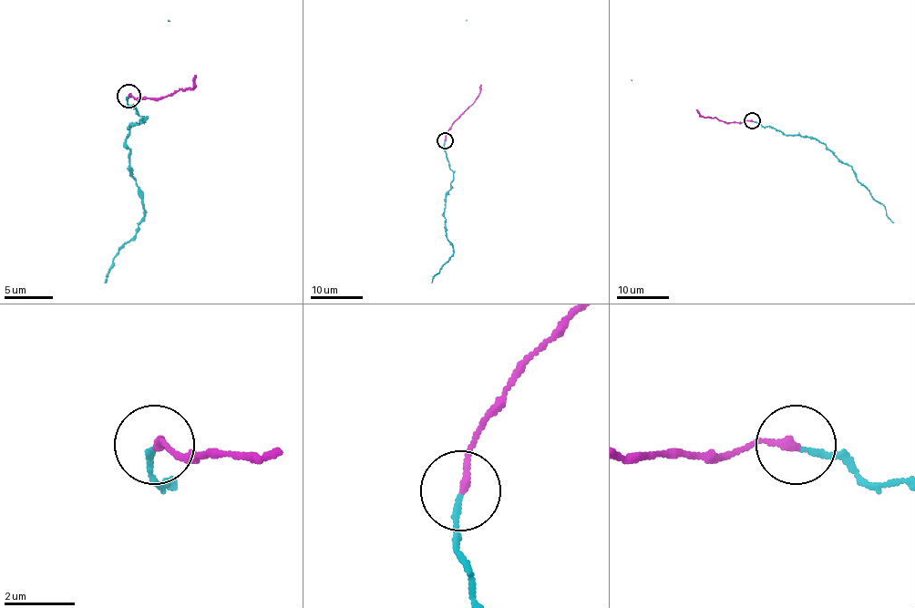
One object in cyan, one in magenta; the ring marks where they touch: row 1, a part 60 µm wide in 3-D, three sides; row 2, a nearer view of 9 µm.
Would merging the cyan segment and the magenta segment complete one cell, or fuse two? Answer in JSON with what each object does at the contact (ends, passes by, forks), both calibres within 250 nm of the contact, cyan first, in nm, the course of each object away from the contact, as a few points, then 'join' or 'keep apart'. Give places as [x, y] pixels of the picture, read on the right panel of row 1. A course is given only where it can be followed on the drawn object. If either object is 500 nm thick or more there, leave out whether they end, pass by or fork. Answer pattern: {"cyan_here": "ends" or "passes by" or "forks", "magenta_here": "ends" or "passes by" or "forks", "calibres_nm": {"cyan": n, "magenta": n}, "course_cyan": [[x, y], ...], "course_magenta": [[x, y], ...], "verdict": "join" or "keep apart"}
{"cyan_here": "ends", "magenta_here": "ends", "calibres_nm": {"cyan": 160, "magenta": 220}, "course_cyan": [[753, 122], [786, 135], [817, 139], [848, 164], [893, 222]], "course_magenta": [[752, 120], [735, 122], [707, 118], [695, 110]], "verdict": "join"}

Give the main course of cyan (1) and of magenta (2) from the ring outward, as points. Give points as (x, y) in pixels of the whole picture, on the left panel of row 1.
1: (128, 97), (145, 121), (130, 126), (125, 146), (145, 218), (116, 253), (104, 283)
2: (128, 95), (142, 97), (190, 90), (195, 76)

